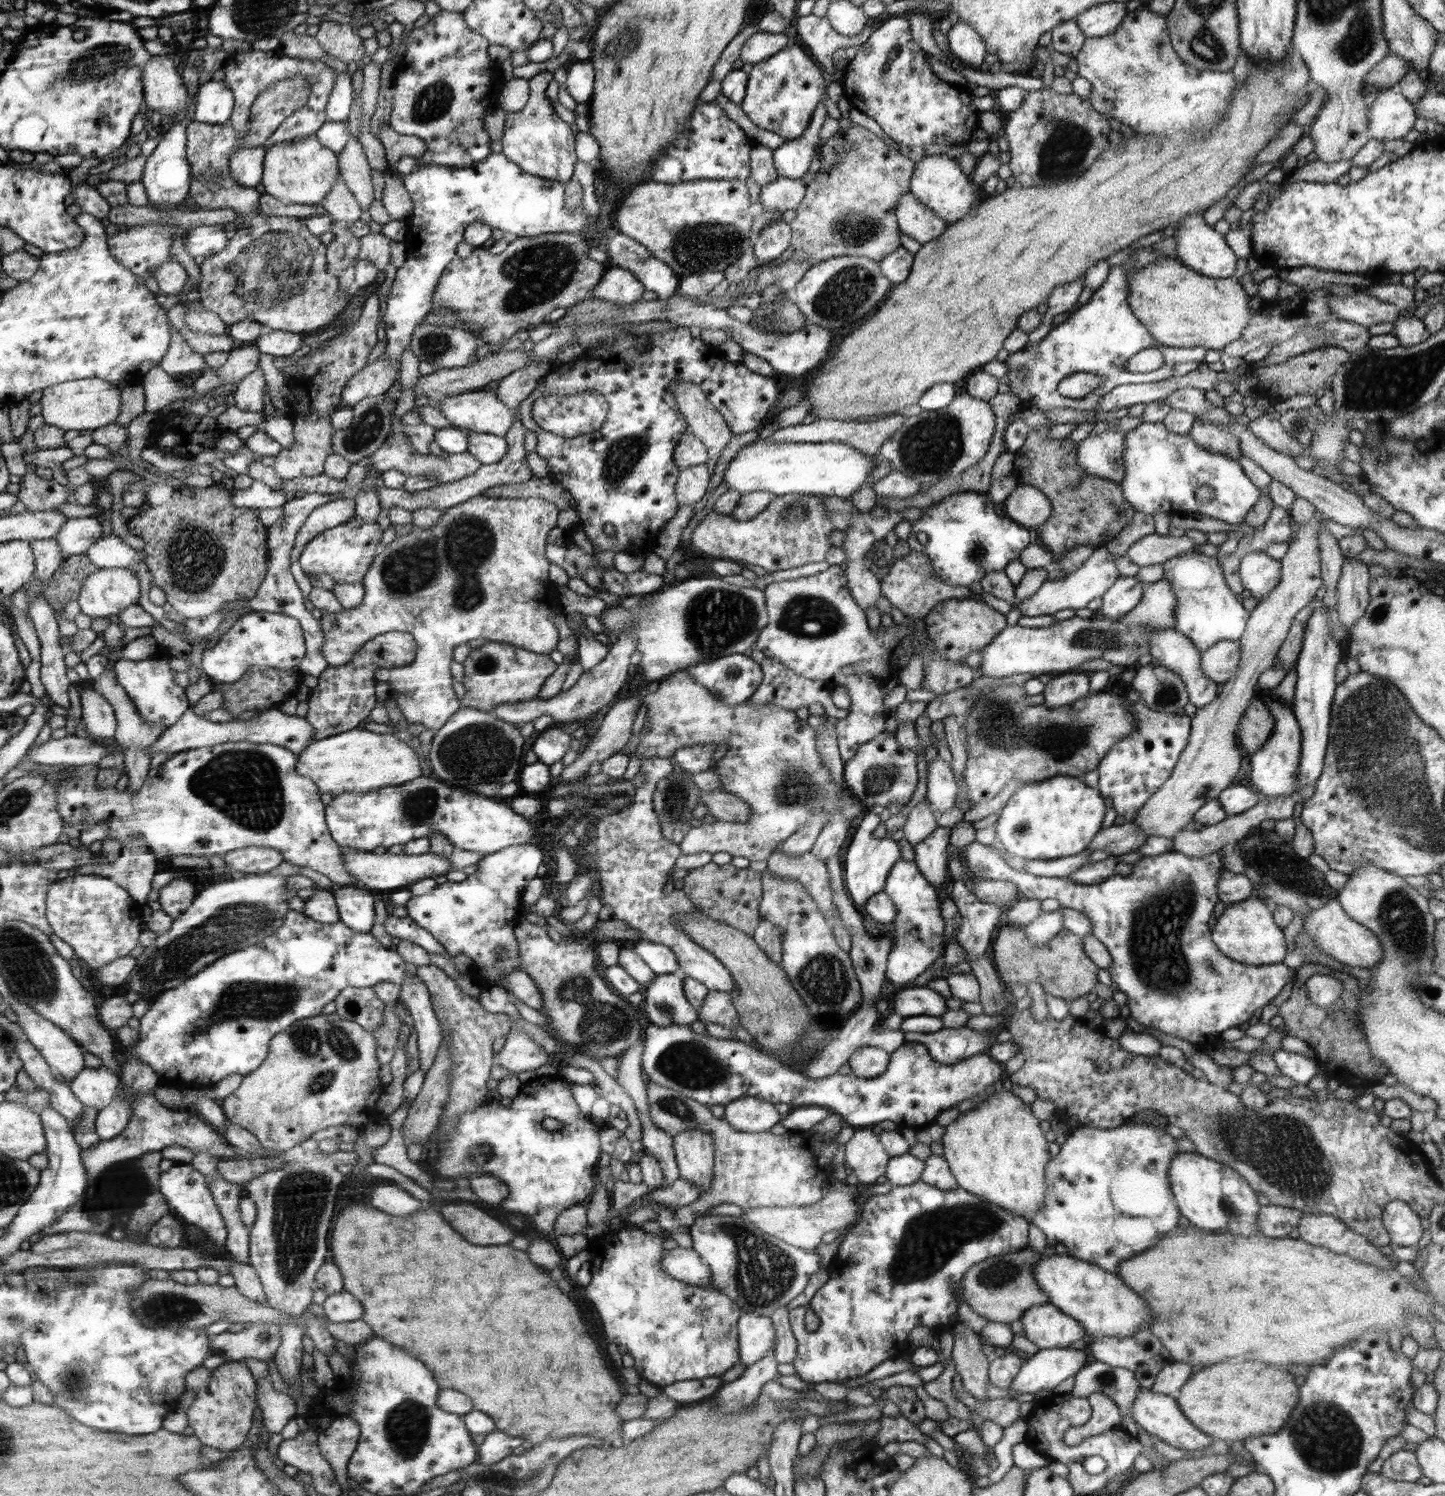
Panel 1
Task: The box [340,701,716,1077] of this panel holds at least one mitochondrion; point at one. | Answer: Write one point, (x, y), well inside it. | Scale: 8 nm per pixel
(477, 753)

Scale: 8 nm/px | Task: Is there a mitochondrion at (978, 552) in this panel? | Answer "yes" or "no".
yes

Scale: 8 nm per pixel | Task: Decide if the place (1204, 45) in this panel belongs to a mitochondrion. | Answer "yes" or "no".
yes

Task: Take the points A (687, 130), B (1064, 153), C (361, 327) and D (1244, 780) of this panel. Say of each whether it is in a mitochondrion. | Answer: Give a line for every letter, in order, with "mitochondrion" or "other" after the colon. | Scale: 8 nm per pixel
A: other
B: mitochondrion
C: other
D: other

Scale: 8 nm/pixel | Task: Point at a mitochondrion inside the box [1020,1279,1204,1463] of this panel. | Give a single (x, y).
(1109, 1380)

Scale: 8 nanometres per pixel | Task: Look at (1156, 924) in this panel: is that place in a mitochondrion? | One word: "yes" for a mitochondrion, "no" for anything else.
yes

